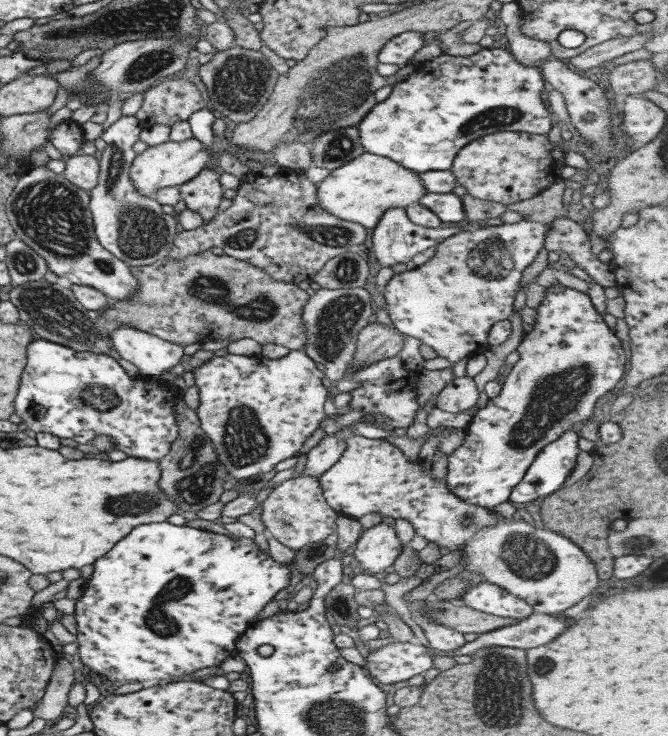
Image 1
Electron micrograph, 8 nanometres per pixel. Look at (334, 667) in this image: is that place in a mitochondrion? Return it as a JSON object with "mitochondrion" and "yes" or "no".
{"mitochondrion":"no"}

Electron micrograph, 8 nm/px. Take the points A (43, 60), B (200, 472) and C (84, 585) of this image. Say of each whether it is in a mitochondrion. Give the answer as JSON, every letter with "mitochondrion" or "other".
{"A":"other","B":"mitochondrion","C":"other"}

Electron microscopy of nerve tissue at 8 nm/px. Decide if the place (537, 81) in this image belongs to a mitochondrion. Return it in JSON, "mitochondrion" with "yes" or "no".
{"mitochondrion":"no"}

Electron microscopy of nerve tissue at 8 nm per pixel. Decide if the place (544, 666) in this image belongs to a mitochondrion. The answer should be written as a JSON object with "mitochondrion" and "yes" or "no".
{"mitochondrion":"yes"}

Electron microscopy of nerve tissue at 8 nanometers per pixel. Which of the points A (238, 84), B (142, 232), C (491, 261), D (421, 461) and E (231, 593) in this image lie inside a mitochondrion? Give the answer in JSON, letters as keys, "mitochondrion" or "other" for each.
{"A":"mitochondrion","B":"mitochondrion","C":"mitochondrion","D":"other","E":"other"}

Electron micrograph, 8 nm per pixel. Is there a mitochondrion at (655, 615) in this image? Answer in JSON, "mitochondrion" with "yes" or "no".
{"mitochondrion":"no"}

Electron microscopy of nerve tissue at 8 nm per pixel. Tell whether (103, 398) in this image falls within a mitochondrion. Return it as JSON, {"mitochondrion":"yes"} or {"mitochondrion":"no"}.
{"mitochondrion":"yes"}

